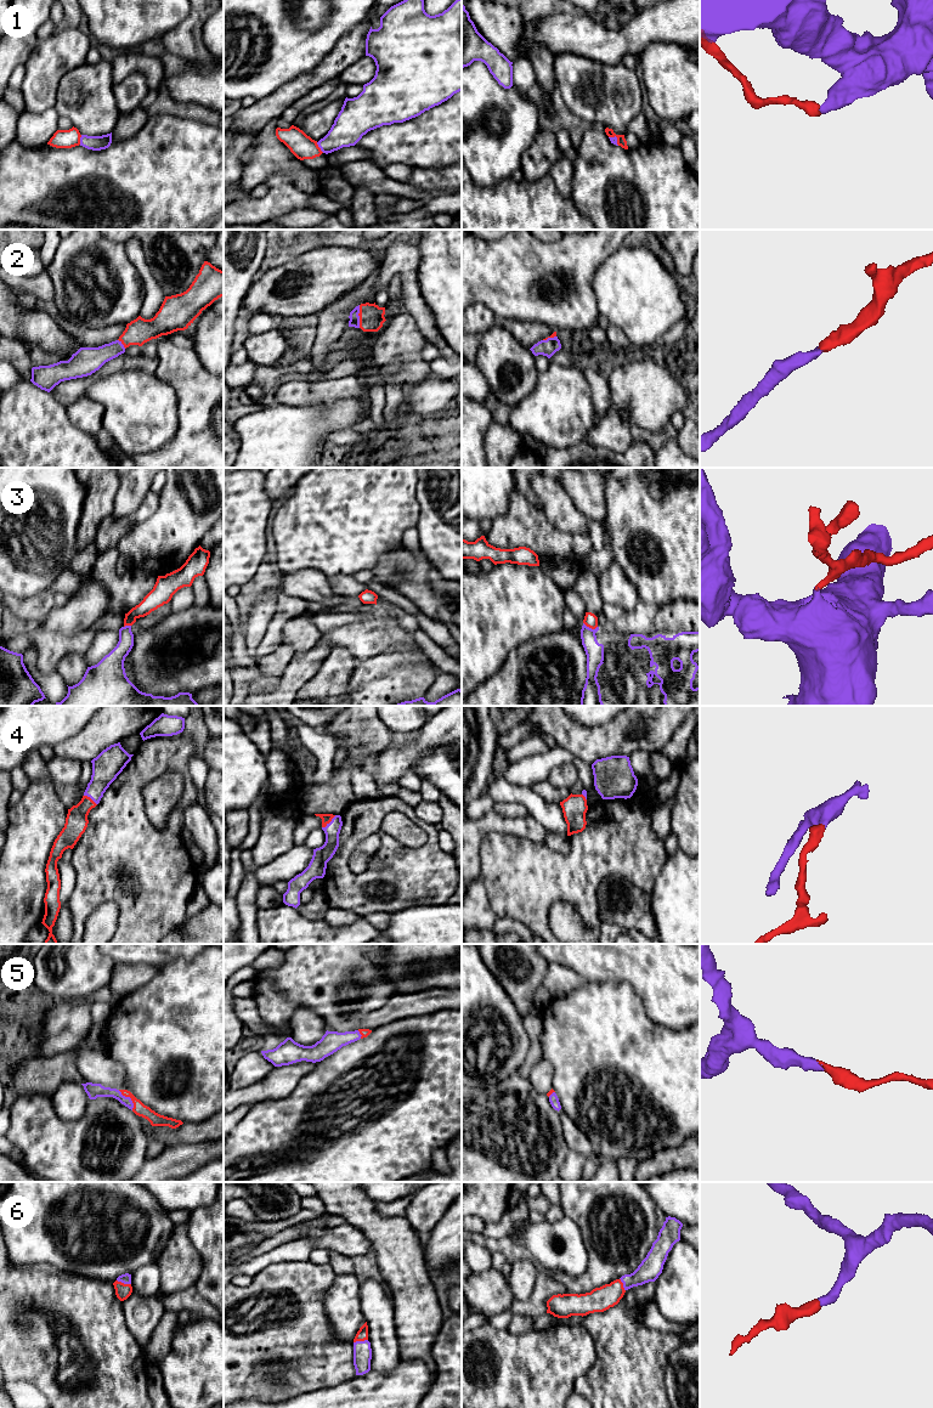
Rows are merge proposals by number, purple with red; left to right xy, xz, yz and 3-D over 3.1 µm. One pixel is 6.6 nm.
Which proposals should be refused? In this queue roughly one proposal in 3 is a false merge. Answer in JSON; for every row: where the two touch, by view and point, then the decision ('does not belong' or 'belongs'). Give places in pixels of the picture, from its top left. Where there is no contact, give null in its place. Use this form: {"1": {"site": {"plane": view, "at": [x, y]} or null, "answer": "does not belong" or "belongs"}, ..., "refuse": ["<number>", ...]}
{"1": {"site": {"plane": "xz", "at": [318, 146]}, "answer": "does not belong"}, "2": {"site": {"plane": "xz", "at": [358, 316]}, "answer": "belongs"}, "3": {"site": {"plane": "yz", "at": [591, 628]}, "answer": "belongs"}, "4": {"site": {"plane": "xz", "at": [329, 823]}, "answer": "belongs"}, "5": {"site": {"plane": "xy", "at": [130, 1098]}, "answer": "belongs"}, "6": {"site": {"plane": "xy", "at": [124, 1283]}, "answer": "belongs"}, "refuse": ["1"]}

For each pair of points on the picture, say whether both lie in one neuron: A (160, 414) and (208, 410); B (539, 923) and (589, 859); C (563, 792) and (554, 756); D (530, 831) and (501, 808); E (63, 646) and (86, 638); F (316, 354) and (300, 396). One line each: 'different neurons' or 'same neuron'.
A: different neurons
B: same neuron
C: different neurons
D: different neurons
E: same neuron
F: different neurons

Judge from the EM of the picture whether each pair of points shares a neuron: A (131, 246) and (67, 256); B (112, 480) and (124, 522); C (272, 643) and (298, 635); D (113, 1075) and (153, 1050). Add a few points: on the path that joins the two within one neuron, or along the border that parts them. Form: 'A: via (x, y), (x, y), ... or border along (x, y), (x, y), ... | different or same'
A: border along (123, 243), (126, 256), (137, 272) | different
B: via (106, 493), (106, 514), (111, 519) | same
C: border along (298, 616), (286, 623), (282, 642), (260, 659) | different
D: border along (106, 1052), (120, 1064), (125, 1075), (126, 1089) | different

